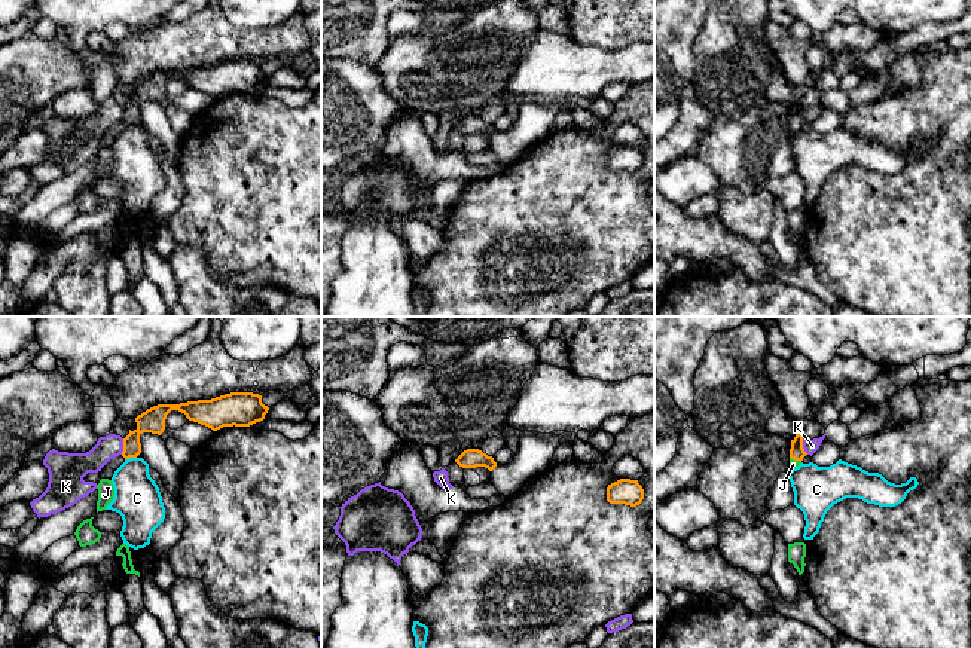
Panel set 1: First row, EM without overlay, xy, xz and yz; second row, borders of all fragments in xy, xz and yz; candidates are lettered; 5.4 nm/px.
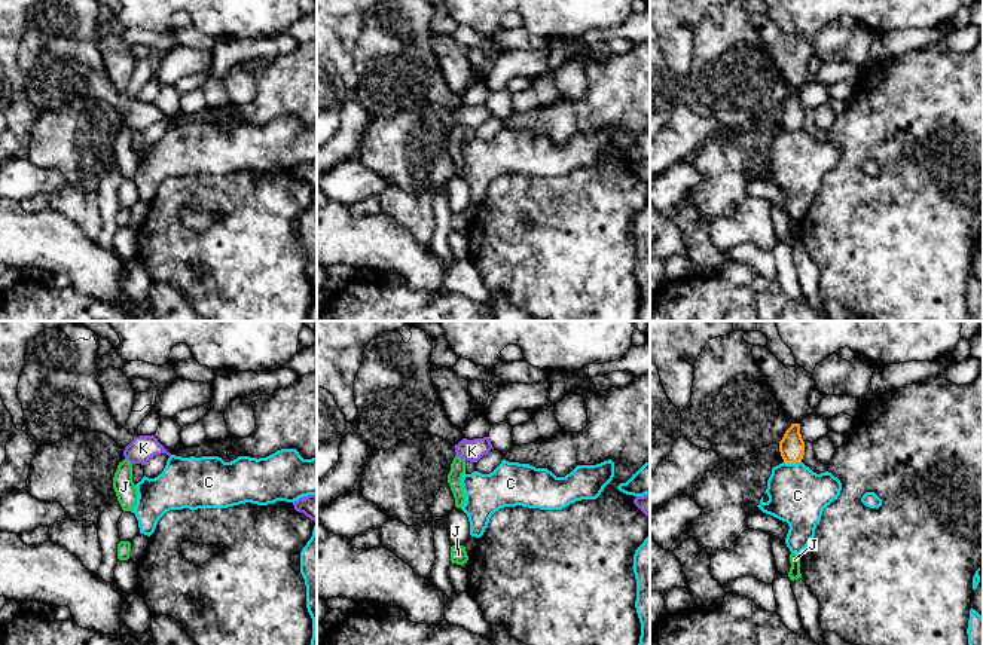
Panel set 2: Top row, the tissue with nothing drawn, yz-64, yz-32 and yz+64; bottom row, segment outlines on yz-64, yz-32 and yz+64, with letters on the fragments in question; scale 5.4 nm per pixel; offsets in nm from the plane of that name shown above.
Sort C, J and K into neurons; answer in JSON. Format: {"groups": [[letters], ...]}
{"groups": [["C"], ["J"], ["K"]]}

